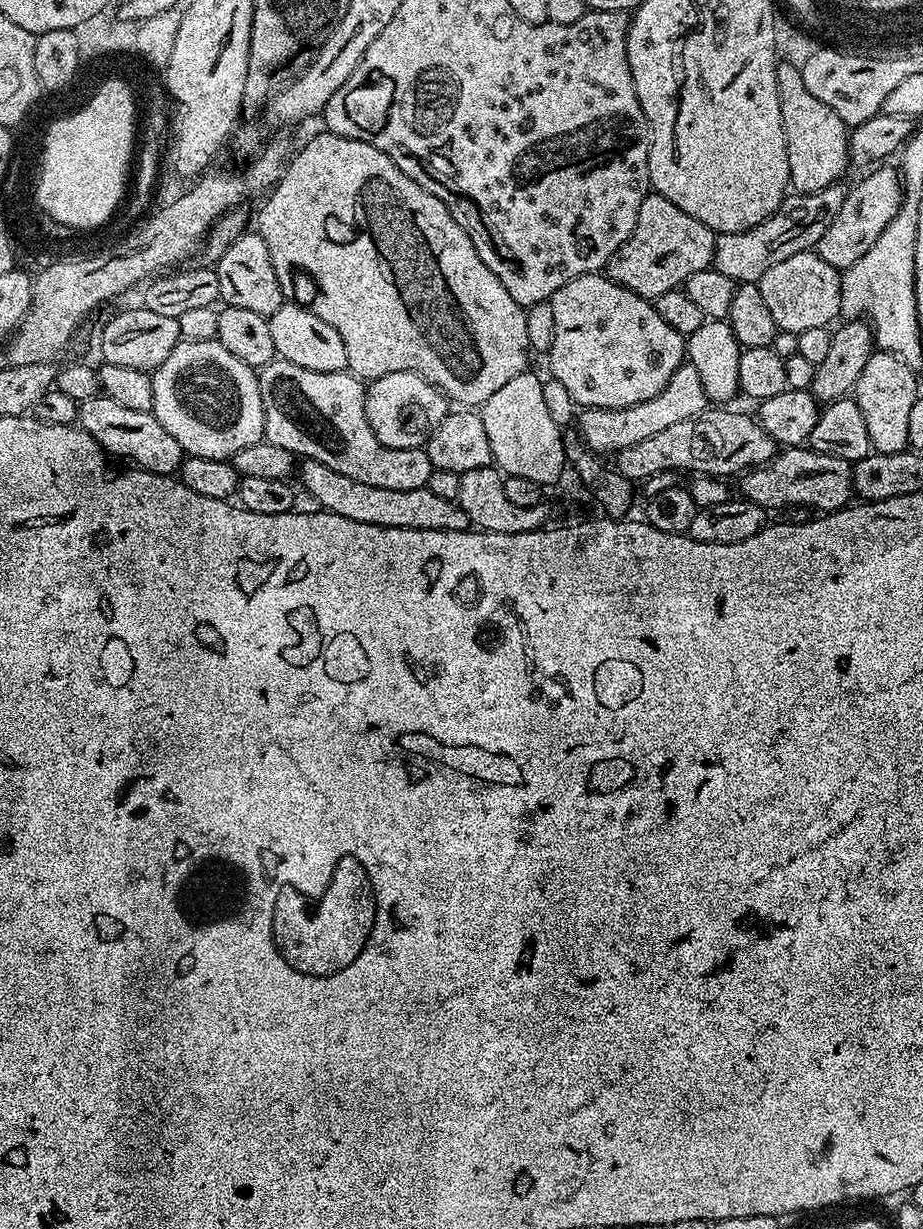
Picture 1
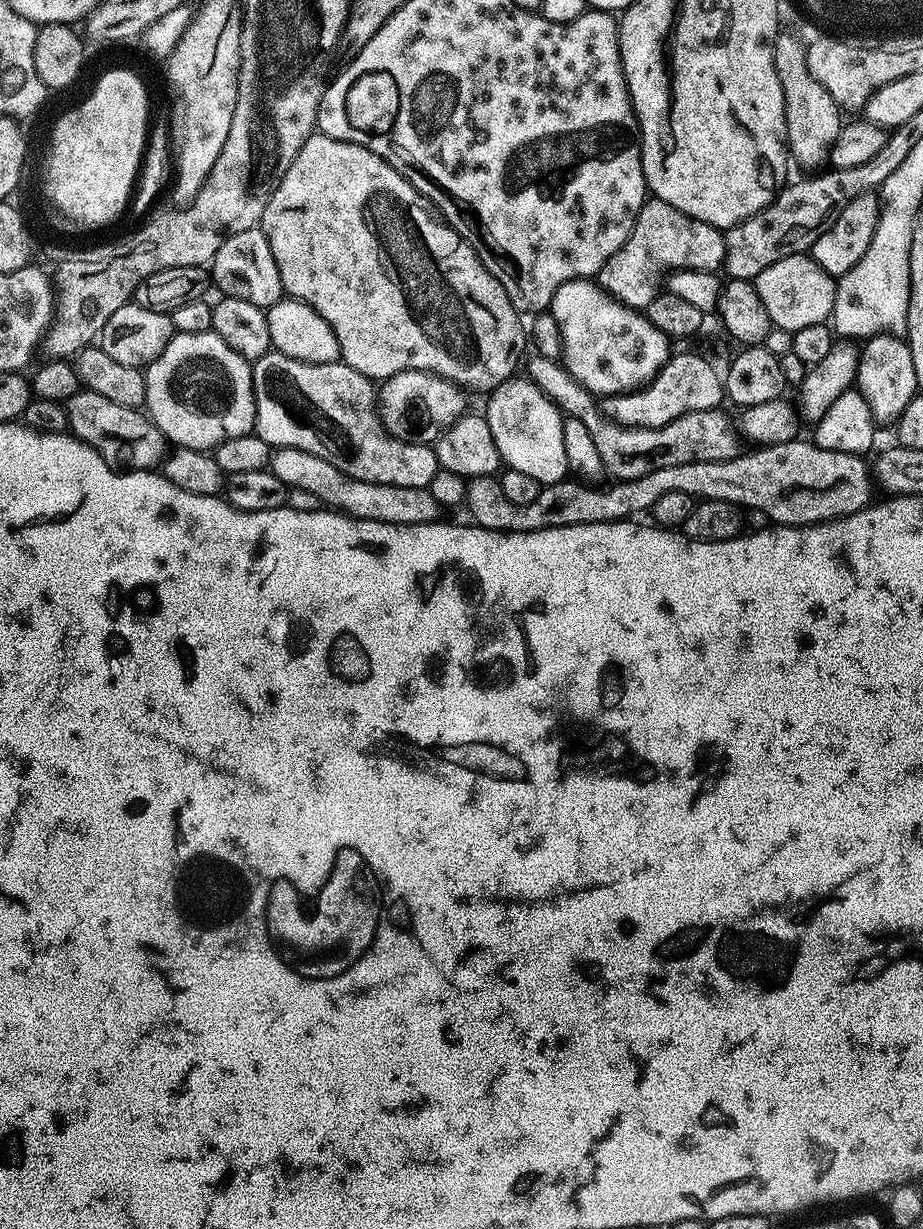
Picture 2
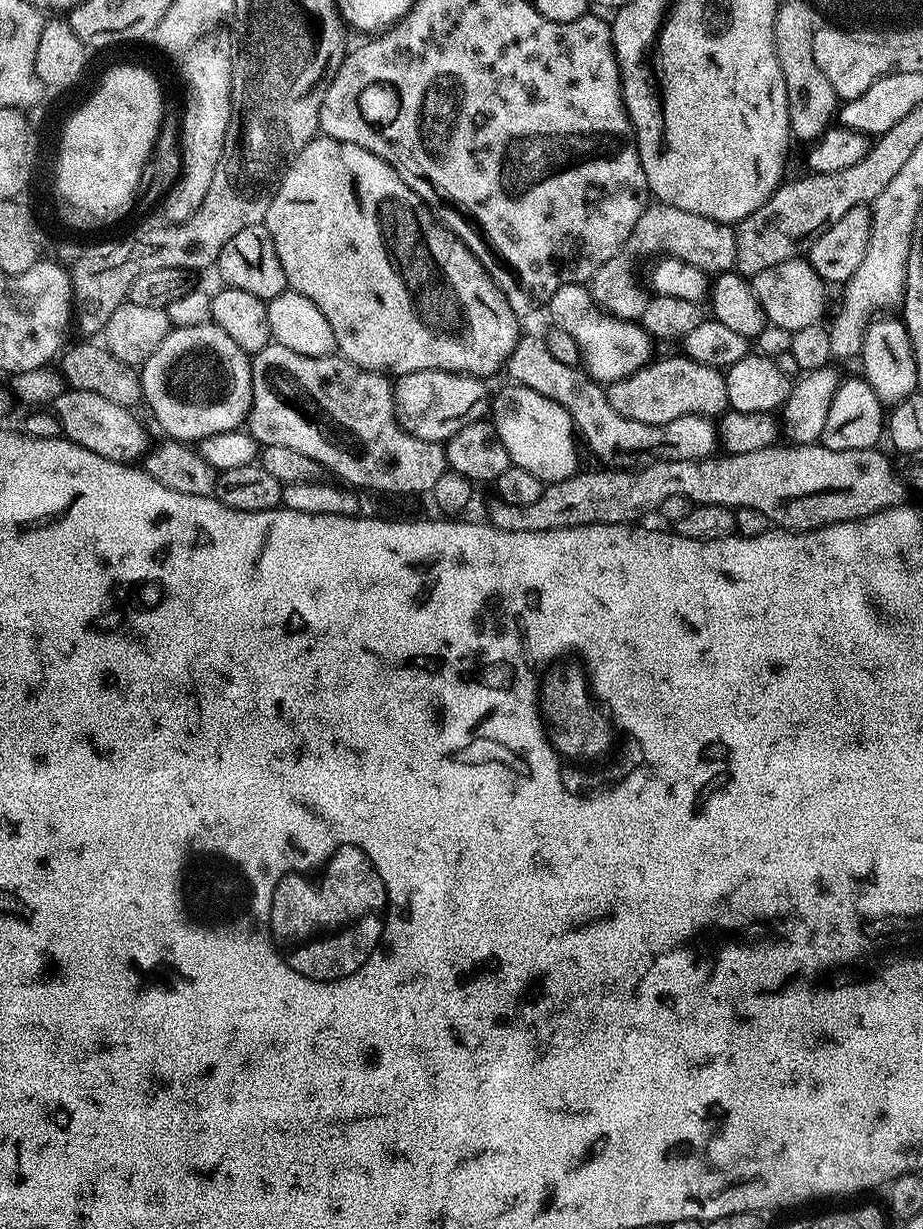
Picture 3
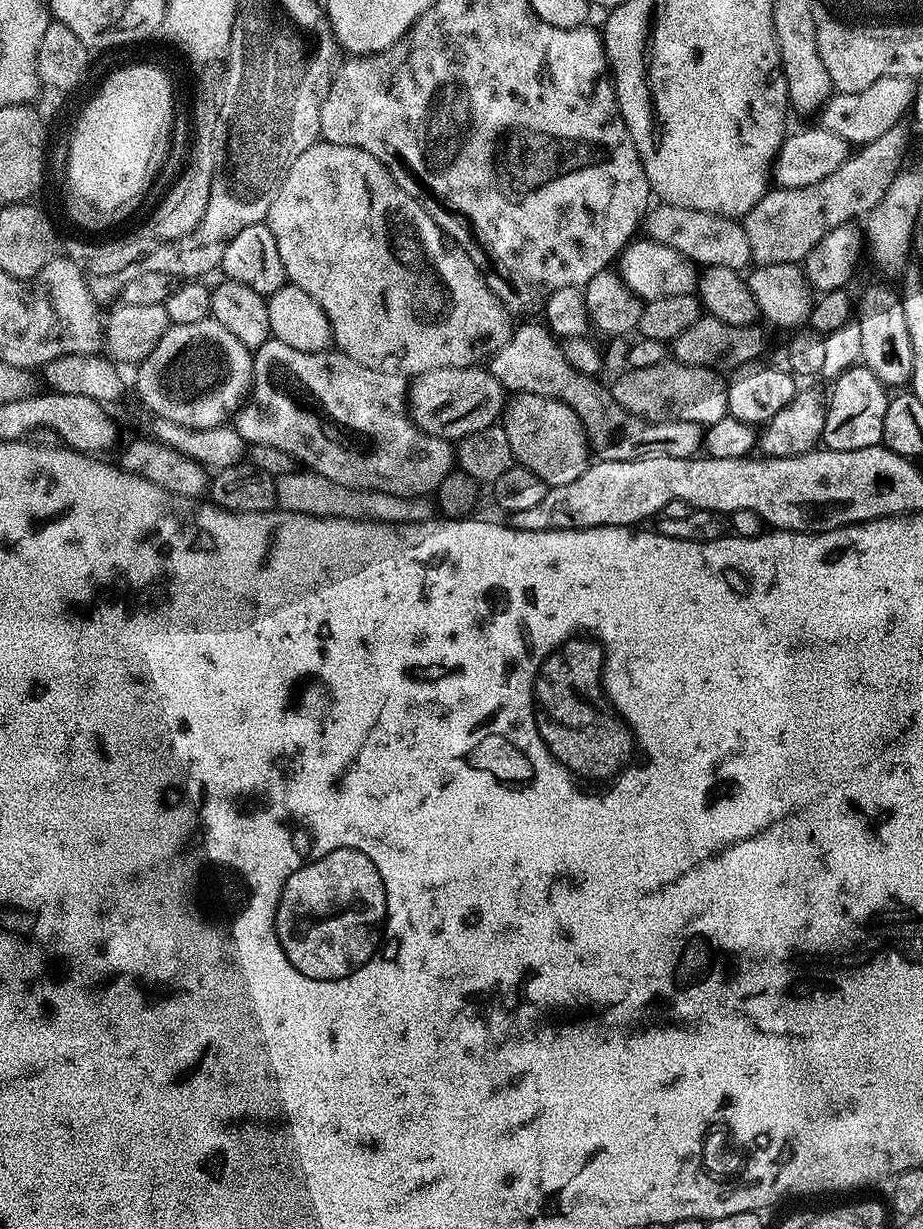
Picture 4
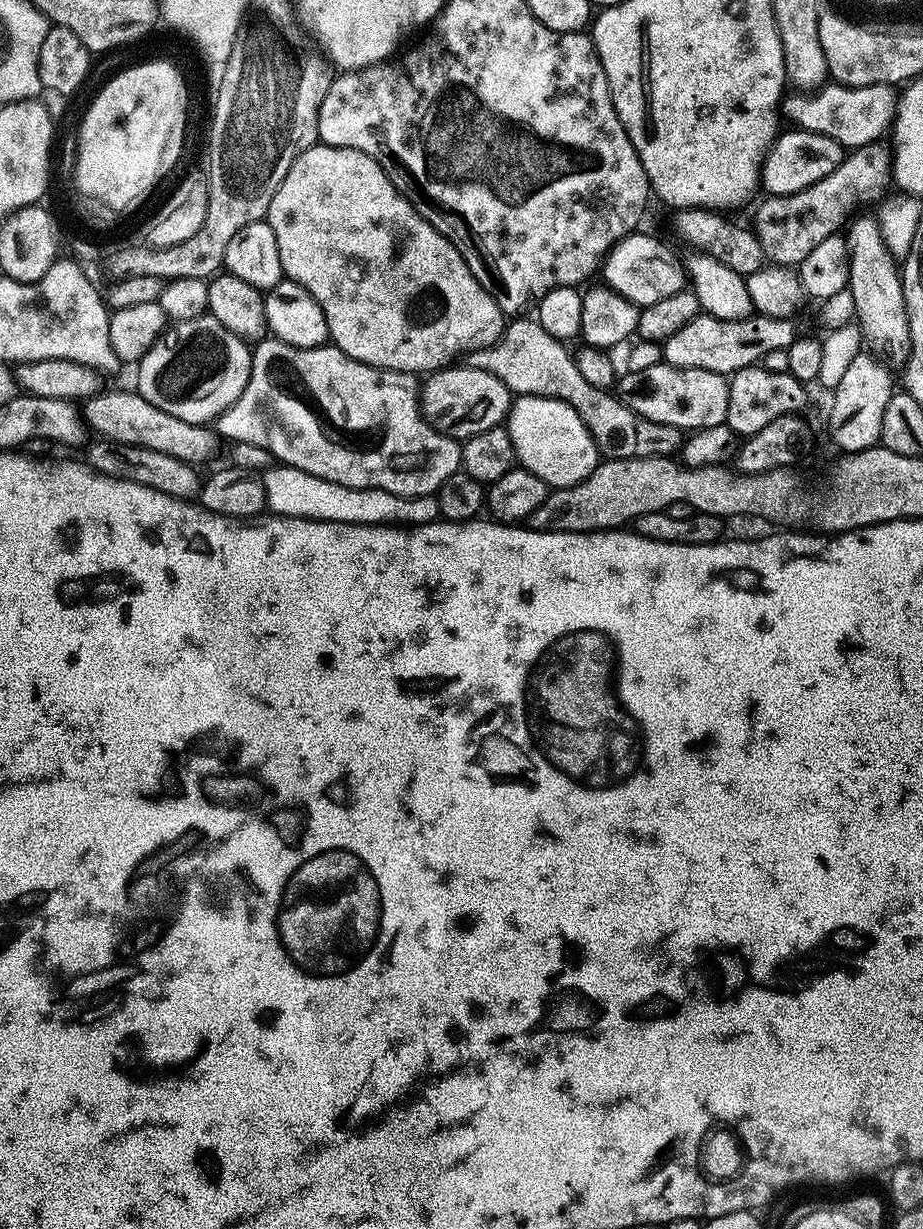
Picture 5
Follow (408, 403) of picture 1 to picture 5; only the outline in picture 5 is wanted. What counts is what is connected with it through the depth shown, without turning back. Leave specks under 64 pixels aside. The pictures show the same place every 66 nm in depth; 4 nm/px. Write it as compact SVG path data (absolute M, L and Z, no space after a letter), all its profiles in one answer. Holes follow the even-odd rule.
M449 366L431 373L425 384L423 381L418 399L420 414L430 427L463 442L474 434L482 434L482 430L503 425L514 396L494 373L471 366L456 367L460 366Z

